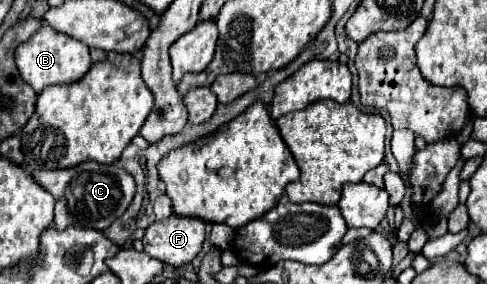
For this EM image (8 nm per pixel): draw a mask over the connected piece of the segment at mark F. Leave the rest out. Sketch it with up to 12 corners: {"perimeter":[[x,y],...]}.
{"perimeter":[[169,215],[145,229],[147,255],[191,263],[205,239],[203,219]]}

